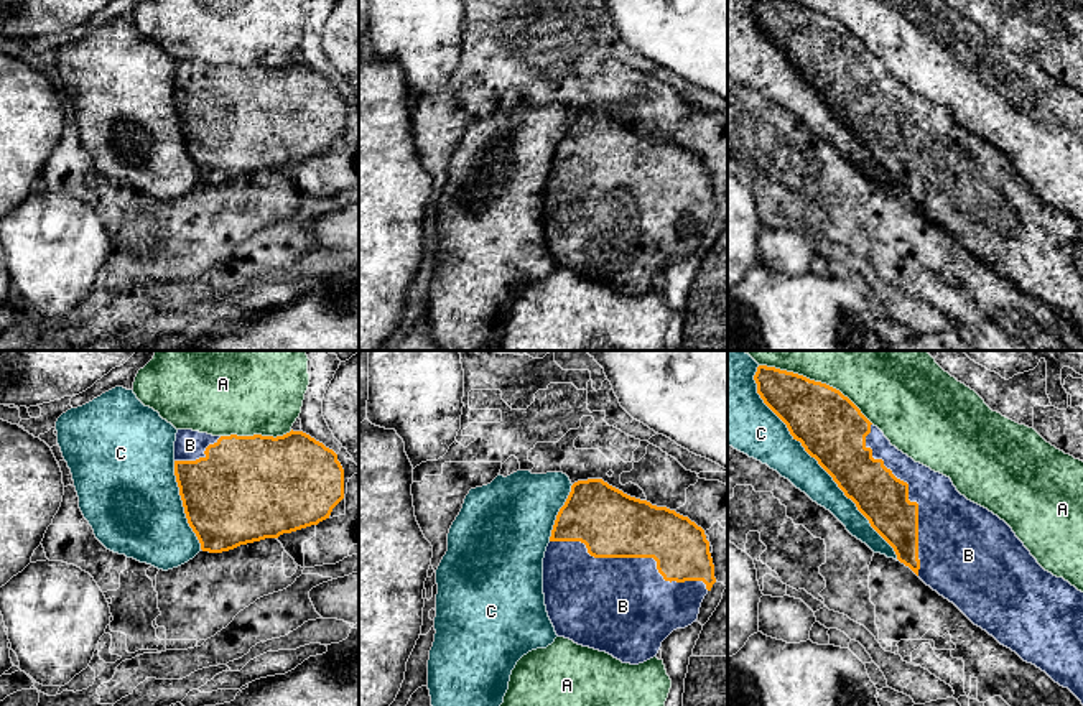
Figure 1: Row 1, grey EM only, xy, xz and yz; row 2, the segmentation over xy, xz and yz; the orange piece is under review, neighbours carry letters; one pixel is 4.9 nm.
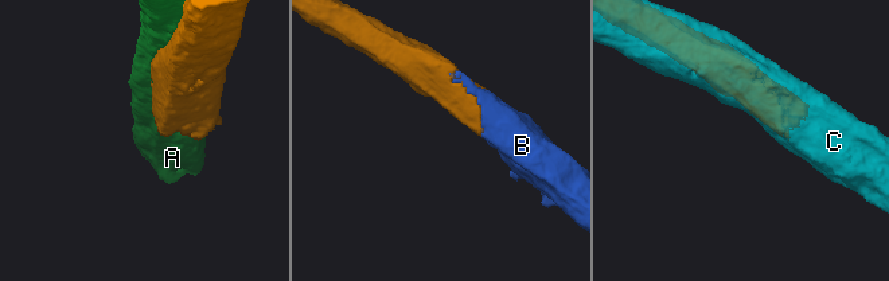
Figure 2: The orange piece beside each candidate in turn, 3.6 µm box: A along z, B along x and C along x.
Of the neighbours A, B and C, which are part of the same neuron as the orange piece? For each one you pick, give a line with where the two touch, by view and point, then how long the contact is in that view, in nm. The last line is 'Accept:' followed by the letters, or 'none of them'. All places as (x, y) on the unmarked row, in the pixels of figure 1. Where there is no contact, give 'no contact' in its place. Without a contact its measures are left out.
B: contact xz (632, 188); length 800 nm
Accept: B

